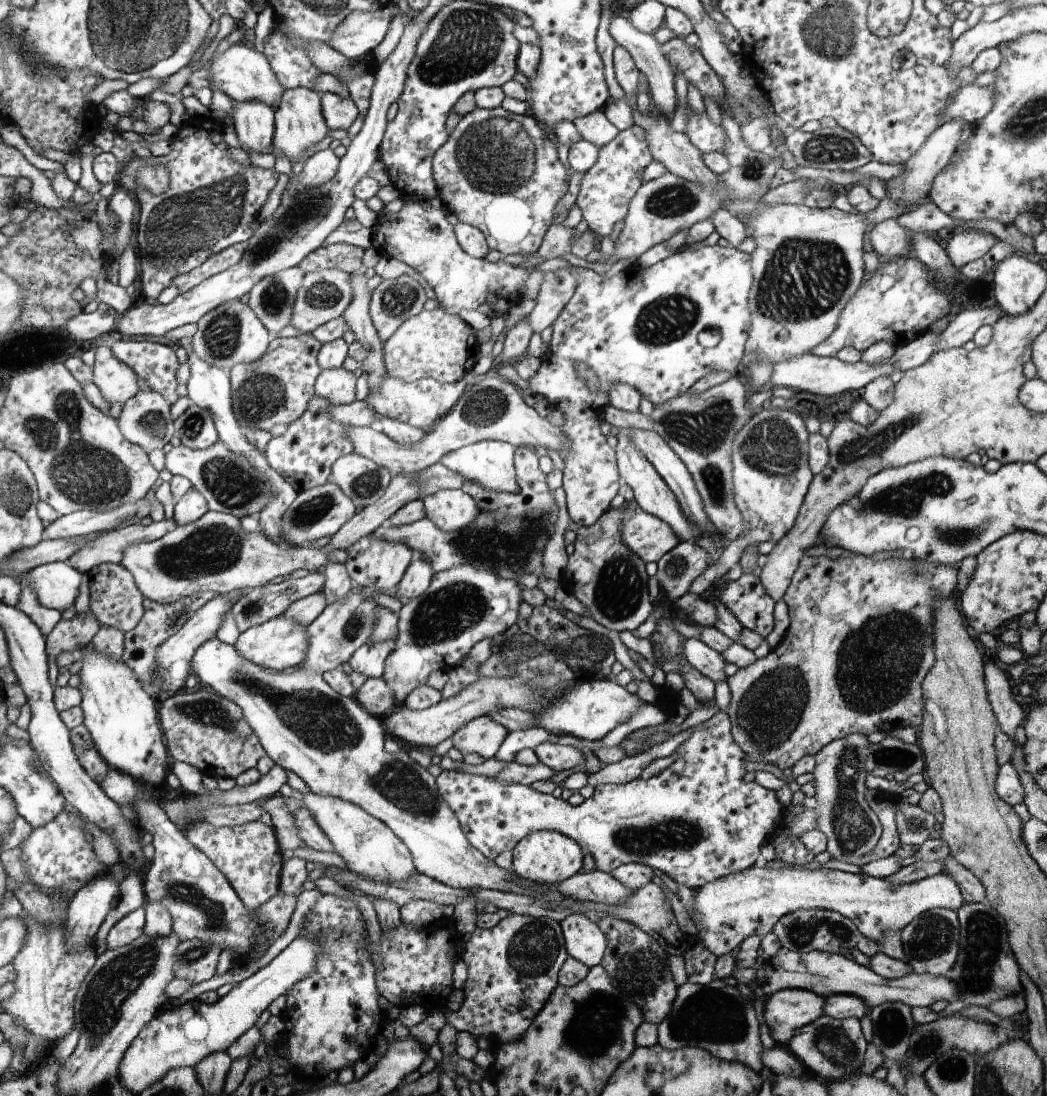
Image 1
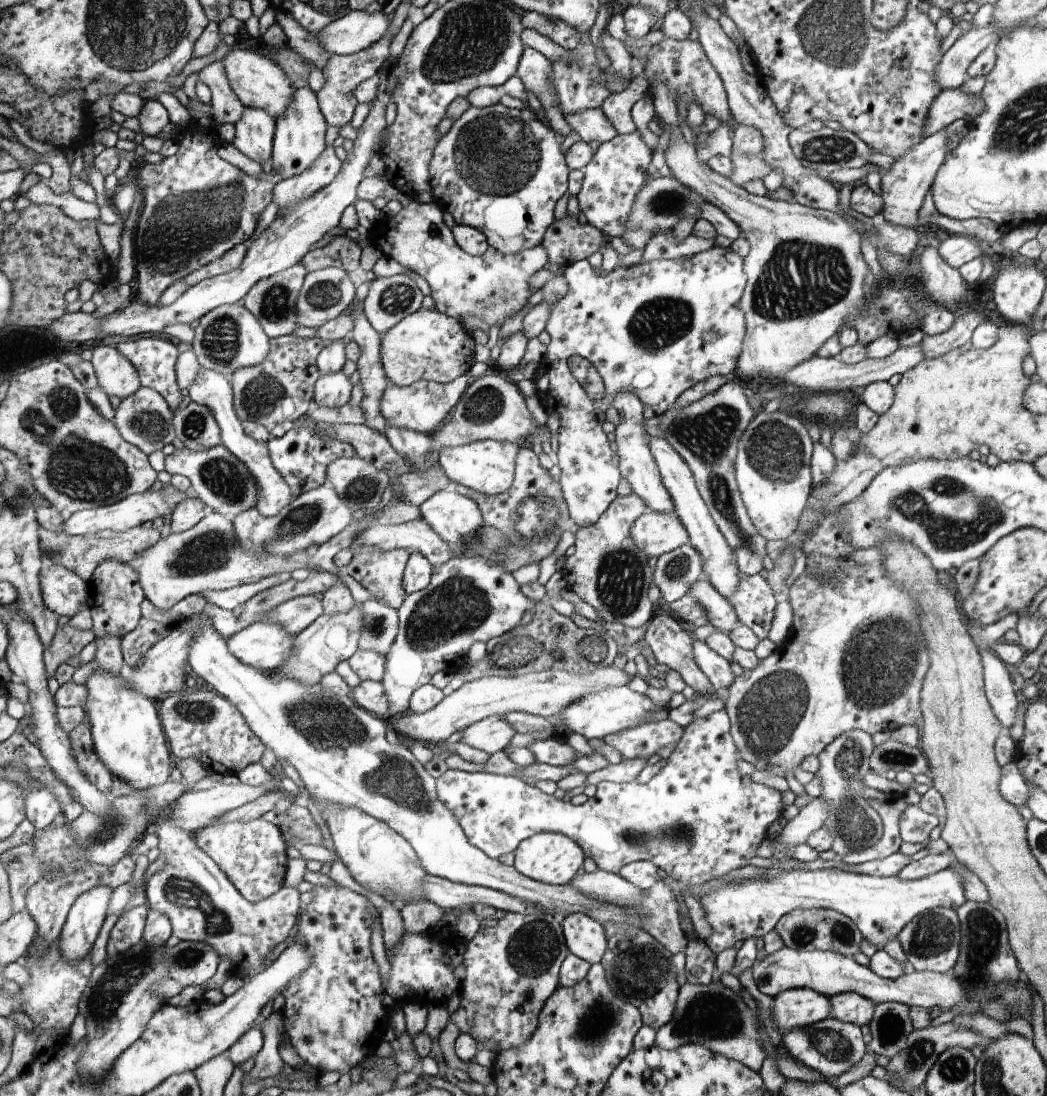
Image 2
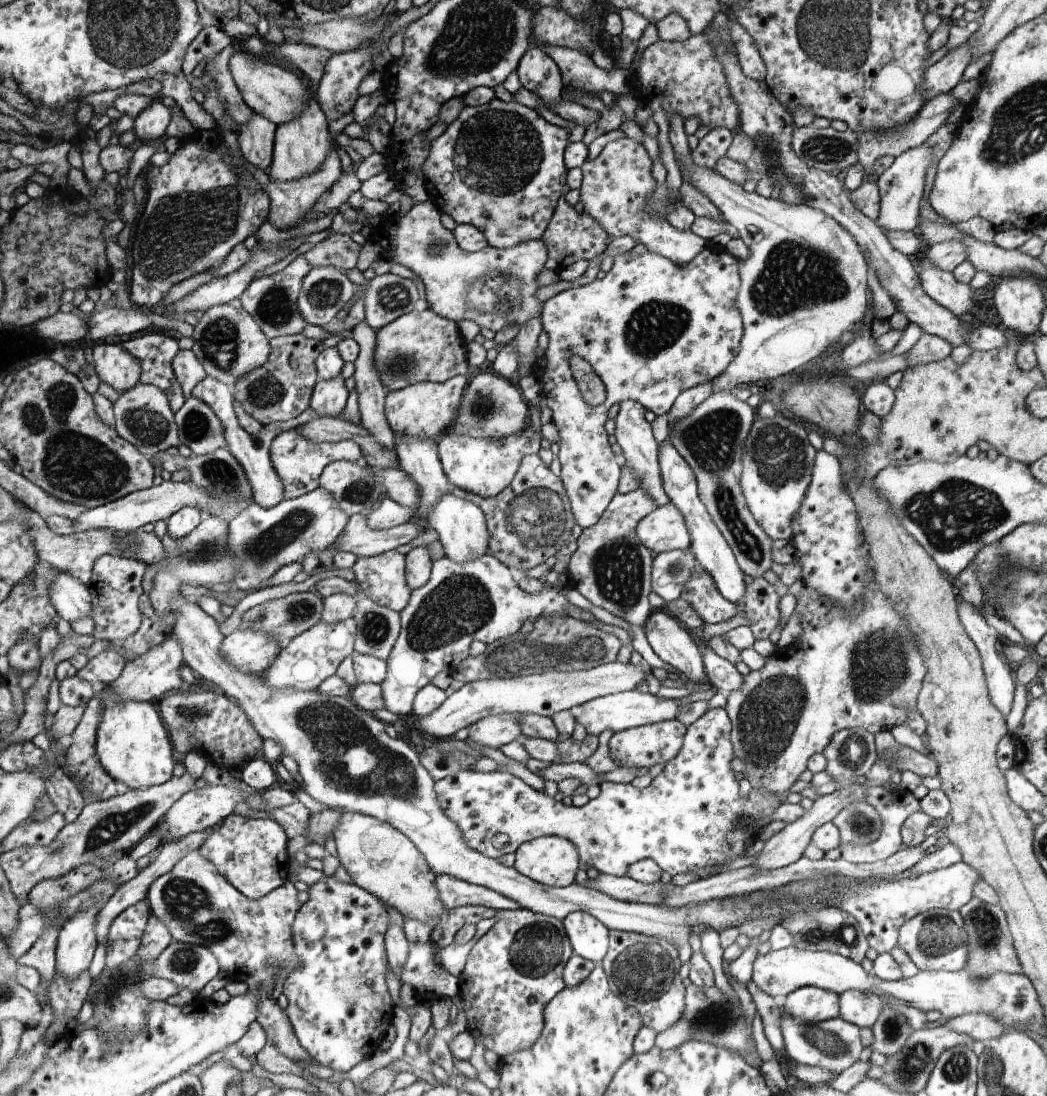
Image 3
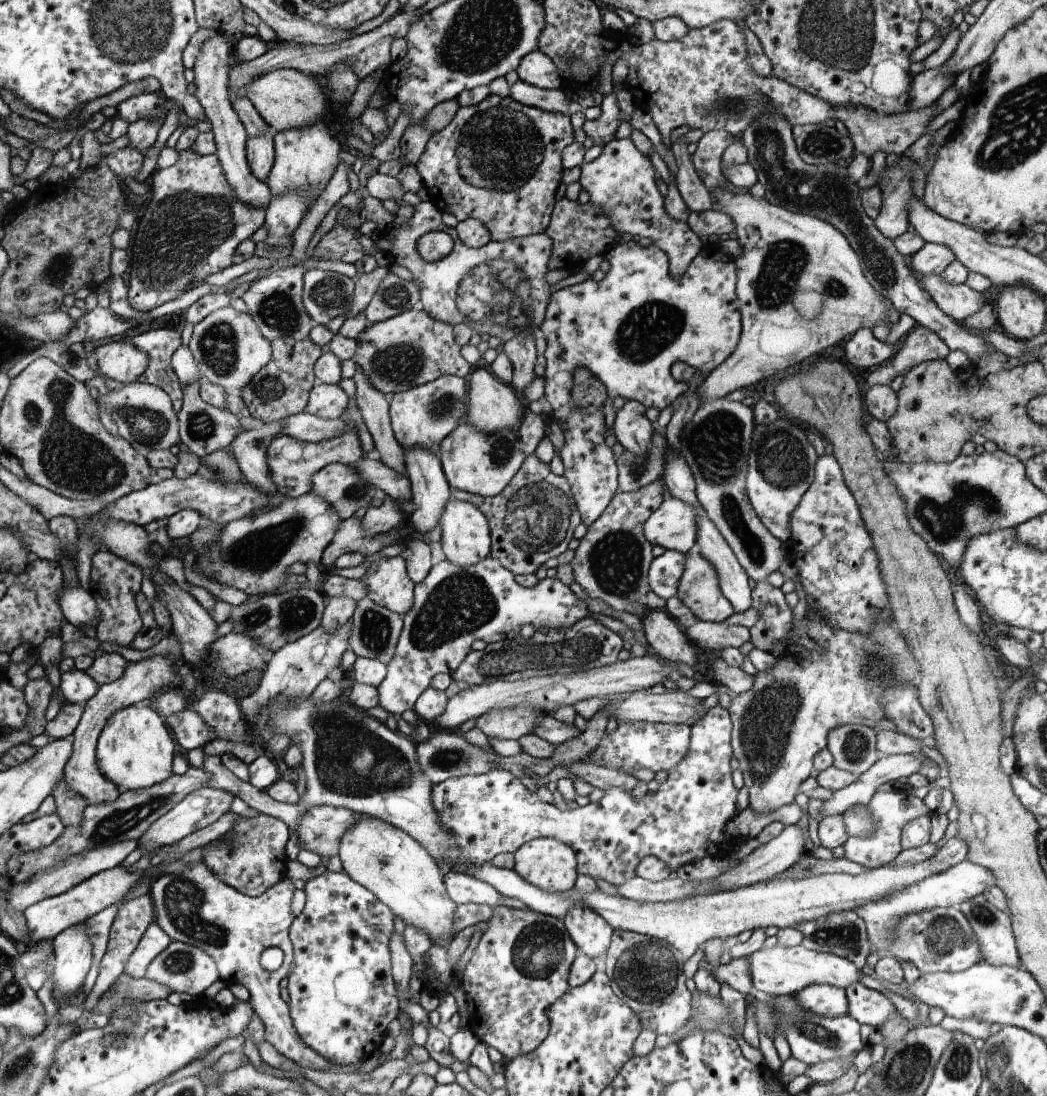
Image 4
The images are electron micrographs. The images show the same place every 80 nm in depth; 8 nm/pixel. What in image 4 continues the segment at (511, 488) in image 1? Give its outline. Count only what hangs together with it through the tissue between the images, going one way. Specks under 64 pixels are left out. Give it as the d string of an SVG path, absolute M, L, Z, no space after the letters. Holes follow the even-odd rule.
M526 408L525 421L509 429L483 431L472 423L464 423L448 436L438 447L443 471L452 490L466 491L473 495L493 497L503 492L512 477L524 466L528 457L536 450L536 445L544 436L545 424L540 413Z

